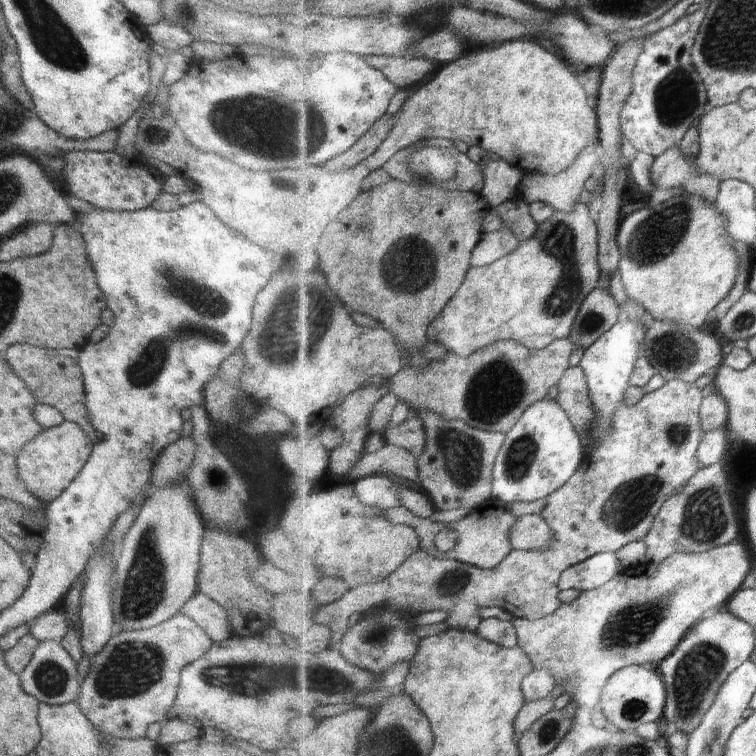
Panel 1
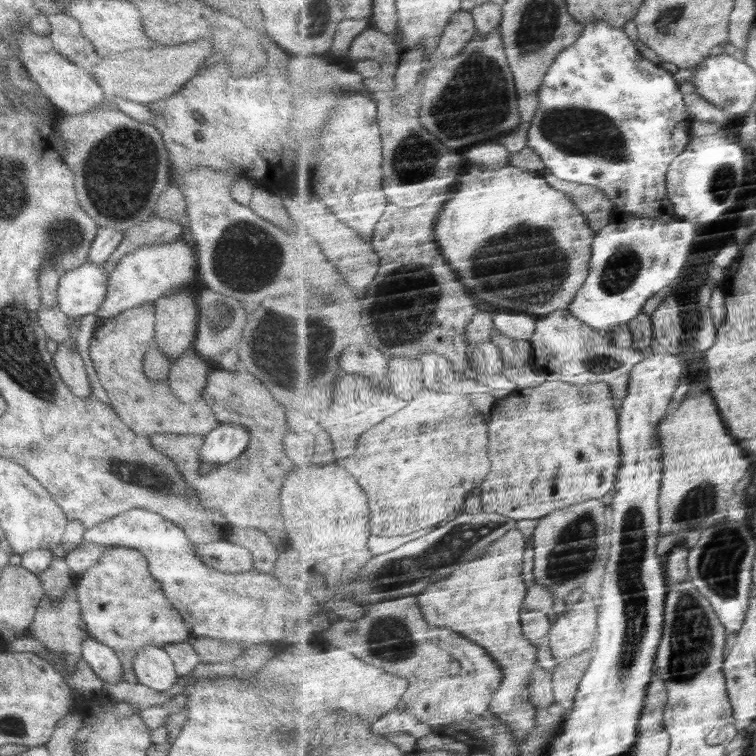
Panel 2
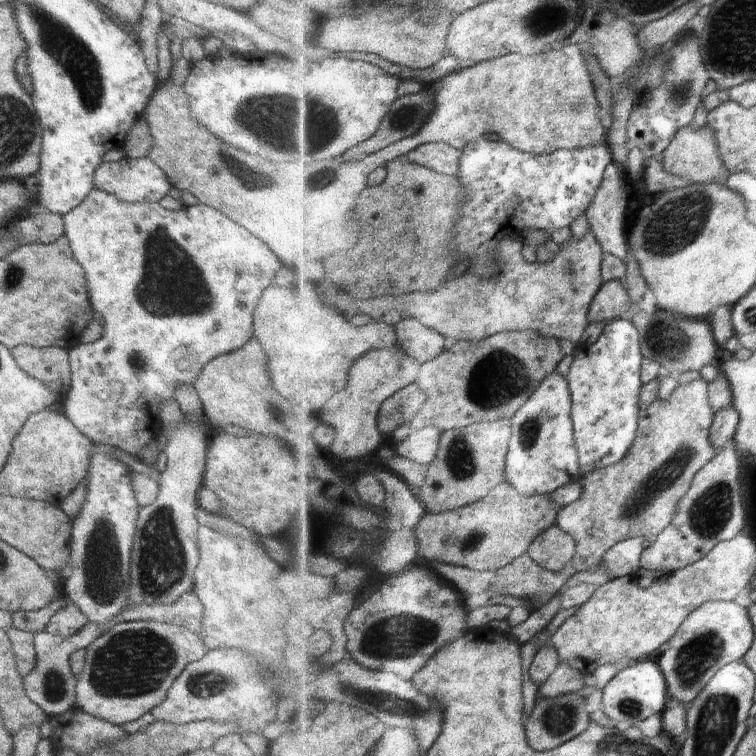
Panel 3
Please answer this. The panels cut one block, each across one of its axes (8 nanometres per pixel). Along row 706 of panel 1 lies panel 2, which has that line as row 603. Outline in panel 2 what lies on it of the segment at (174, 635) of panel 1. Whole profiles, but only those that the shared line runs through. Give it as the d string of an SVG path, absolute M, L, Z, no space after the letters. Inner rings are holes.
M109 544L99 561L85 570L76 578L78 602L81 606L81 618L86 624L86 630L92 639L116 650L140 650L146 645L159 647L169 642L184 642L190 639L189 632L180 616L180 613L166 598L160 583L150 574L147 560L135 548Z

